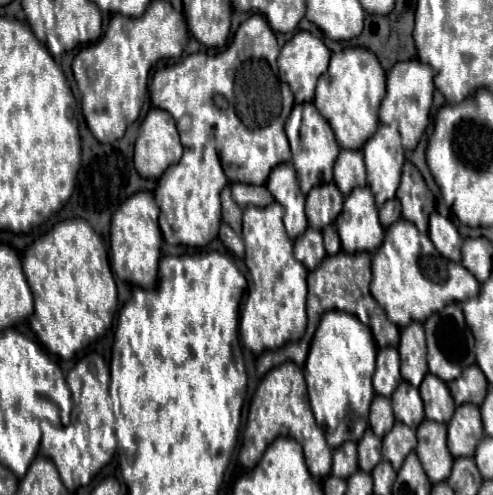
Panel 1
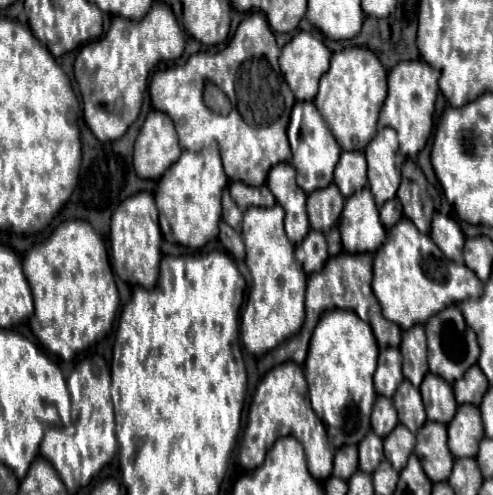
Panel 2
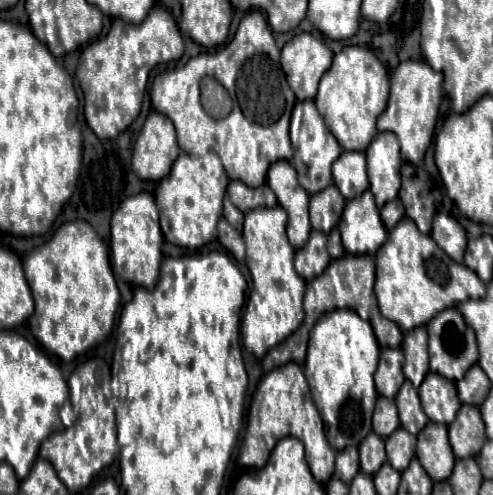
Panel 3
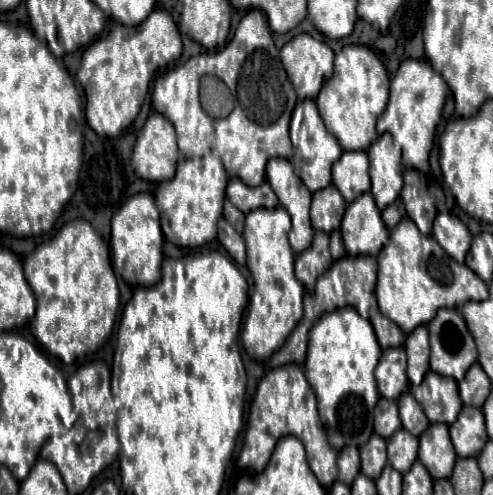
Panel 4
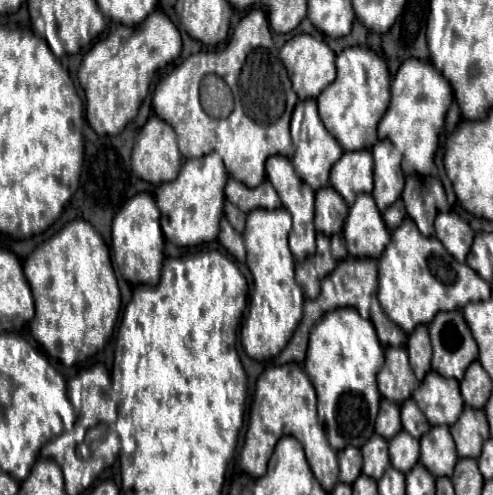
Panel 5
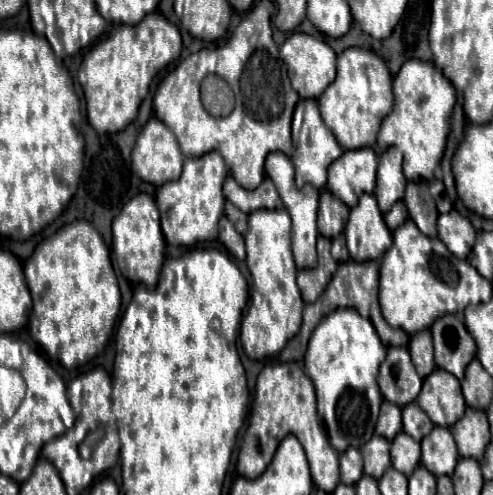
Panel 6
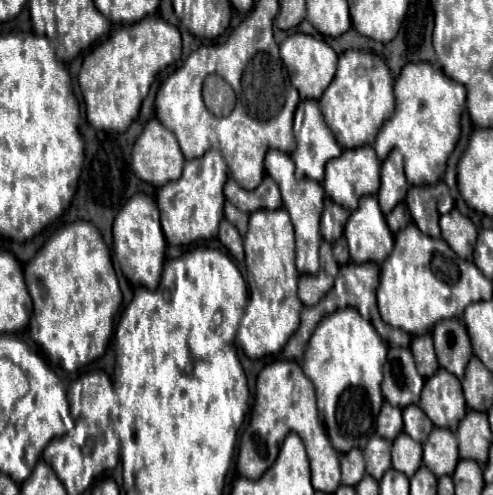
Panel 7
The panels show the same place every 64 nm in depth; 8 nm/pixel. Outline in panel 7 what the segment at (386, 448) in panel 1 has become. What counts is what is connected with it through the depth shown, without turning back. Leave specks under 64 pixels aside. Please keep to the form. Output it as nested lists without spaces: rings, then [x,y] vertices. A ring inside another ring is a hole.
[[[400,432],[400,436],[392,442],[392,468],[412,478],[416,468],[420,468],[420,464],[422,464],[422,444],[412,440],[406,432]]]

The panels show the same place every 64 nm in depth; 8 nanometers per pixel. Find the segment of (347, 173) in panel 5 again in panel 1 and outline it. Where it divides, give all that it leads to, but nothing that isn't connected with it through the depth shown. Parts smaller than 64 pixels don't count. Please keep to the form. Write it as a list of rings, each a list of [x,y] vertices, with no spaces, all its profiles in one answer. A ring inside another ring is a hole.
[[[340,150],[334,164],[334,184],[348,196],[348,192],[356,186],[366,186],[364,158],[360,150]]]

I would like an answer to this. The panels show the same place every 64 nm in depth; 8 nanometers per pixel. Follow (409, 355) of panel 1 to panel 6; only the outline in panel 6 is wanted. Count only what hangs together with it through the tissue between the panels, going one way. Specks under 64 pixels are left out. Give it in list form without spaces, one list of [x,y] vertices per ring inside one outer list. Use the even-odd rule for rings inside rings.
[[[422,330],[410,336],[410,344],[408,344],[410,356],[412,356],[412,364],[418,372],[420,378],[426,378],[434,368],[434,356],[432,356],[432,336],[430,330]]]

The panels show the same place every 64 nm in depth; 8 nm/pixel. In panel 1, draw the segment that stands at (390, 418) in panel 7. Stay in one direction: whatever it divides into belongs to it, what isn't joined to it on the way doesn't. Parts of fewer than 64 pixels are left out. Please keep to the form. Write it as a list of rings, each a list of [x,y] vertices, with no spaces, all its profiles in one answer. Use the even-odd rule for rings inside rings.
[[[374,396],[370,404],[370,428],[372,432],[382,438],[390,428],[394,426],[394,412],[390,398],[386,396]]]

